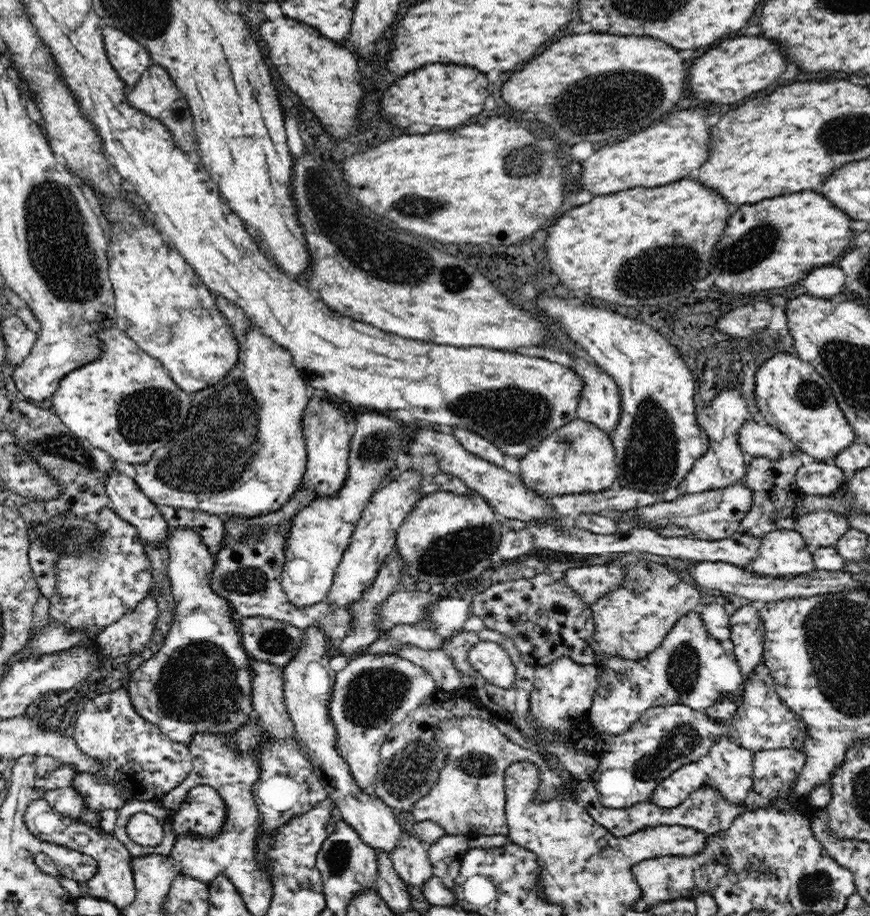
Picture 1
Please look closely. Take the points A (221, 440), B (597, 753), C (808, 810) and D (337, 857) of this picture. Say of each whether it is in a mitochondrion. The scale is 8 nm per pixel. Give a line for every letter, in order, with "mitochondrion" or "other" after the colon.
A: mitochondrion
B: other
C: other
D: mitochondrion

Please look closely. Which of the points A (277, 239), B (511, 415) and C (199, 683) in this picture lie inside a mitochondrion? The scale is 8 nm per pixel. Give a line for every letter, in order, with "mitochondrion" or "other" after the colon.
A: other
B: mitochondrion
C: mitochondrion

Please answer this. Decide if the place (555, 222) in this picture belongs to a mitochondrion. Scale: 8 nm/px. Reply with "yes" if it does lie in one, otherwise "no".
no

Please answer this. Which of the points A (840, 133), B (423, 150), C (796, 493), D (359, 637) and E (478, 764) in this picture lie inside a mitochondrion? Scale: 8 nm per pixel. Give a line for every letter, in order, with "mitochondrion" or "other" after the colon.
A: mitochondrion
B: other
C: other
D: other
E: mitochondrion

